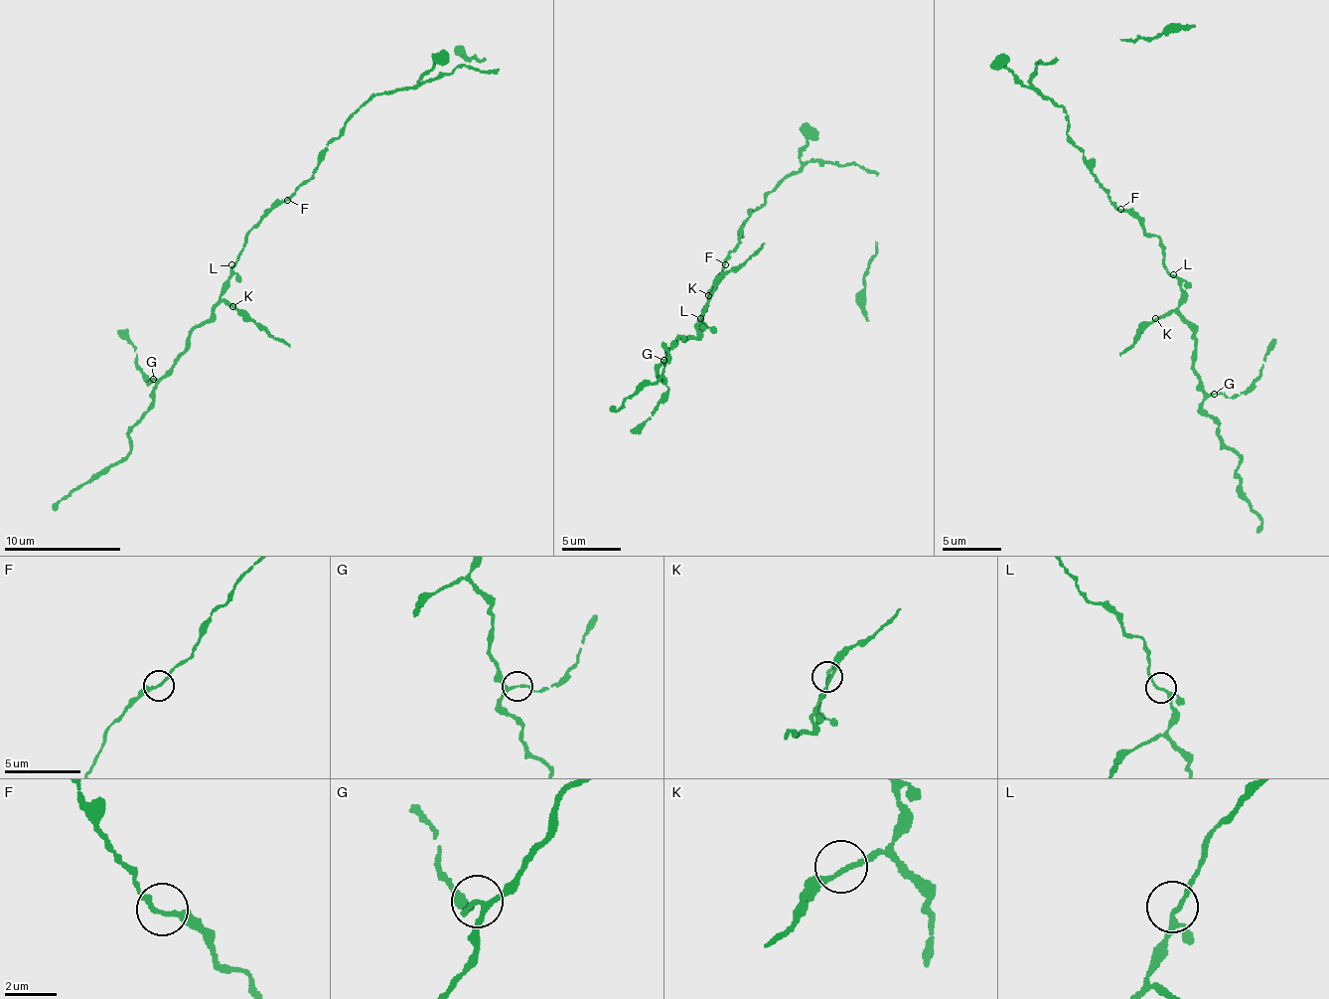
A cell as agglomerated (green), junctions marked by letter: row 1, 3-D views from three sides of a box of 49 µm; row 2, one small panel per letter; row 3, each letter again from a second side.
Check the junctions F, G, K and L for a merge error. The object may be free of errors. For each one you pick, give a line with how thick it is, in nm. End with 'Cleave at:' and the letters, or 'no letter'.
Cleave at: no letter

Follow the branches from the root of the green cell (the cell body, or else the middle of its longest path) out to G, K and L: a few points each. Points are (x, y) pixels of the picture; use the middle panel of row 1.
G: (722, 263), (722, 275), (708, 292), (698, 334), (682, 337), (664, 360)
K: (722, 263), (722, 275), (708, 292), (701, 325), (700, 310), (707, 304), (708, 295)
L: (722, 263), (722, 275), (708, 292), (708, 303), (700, 318)

